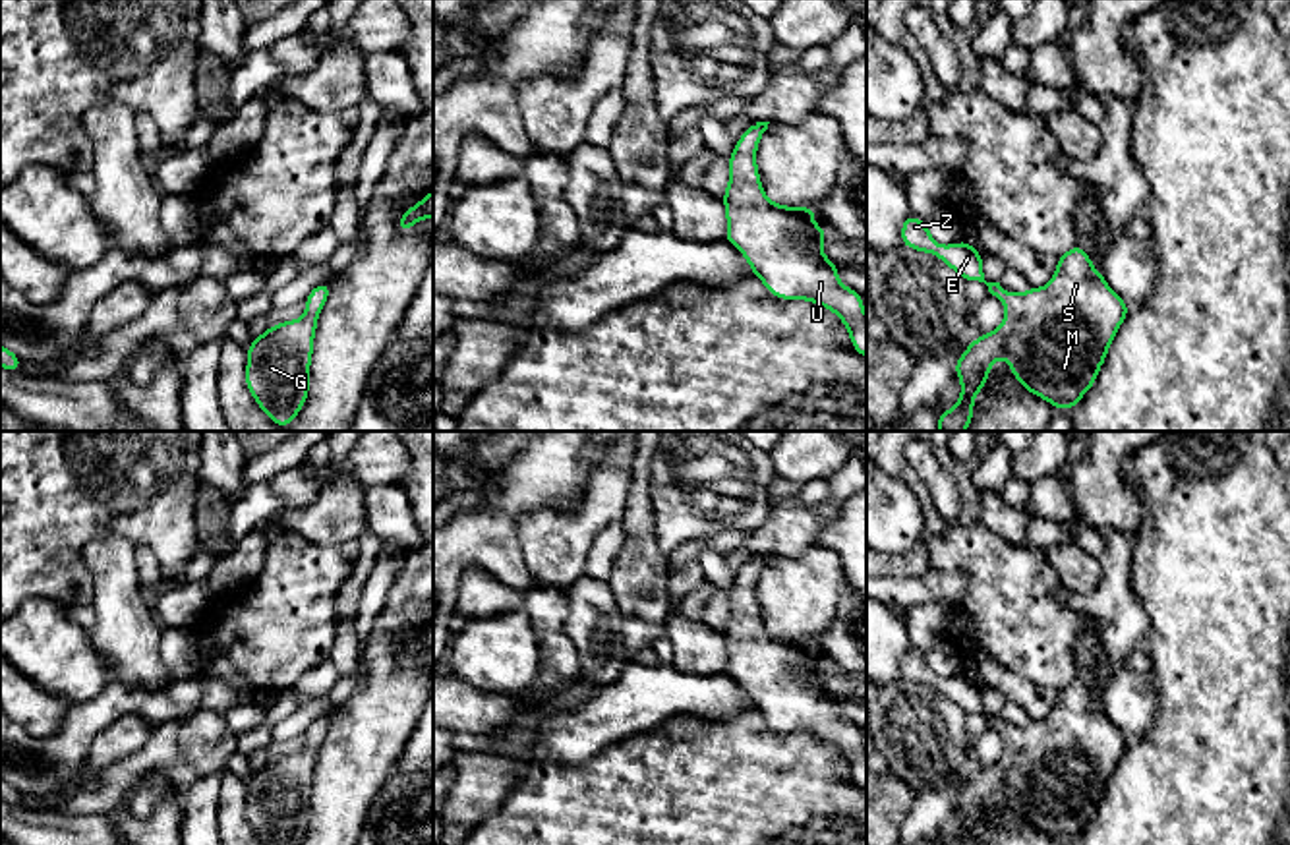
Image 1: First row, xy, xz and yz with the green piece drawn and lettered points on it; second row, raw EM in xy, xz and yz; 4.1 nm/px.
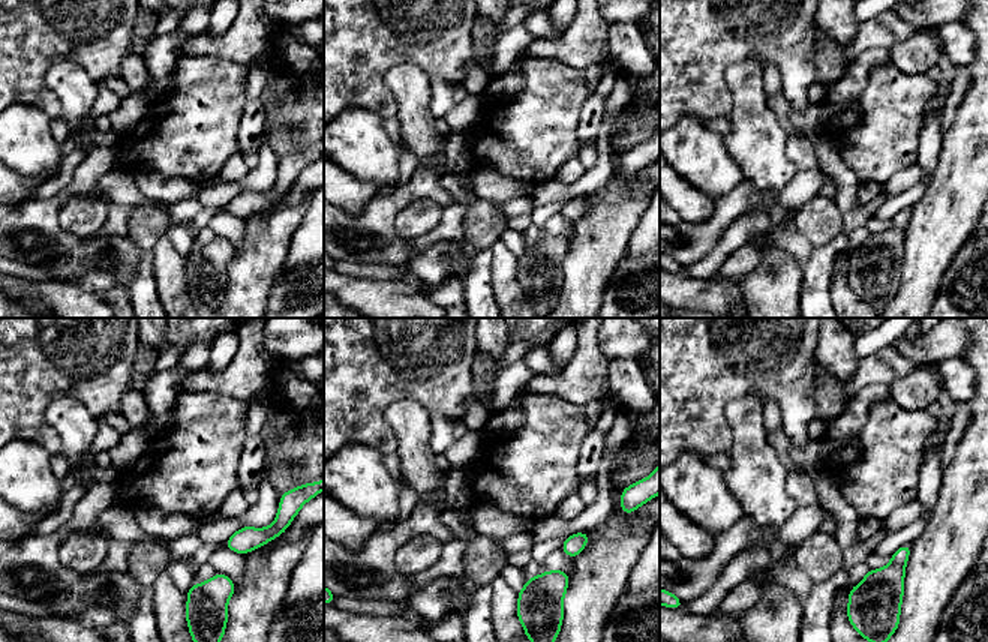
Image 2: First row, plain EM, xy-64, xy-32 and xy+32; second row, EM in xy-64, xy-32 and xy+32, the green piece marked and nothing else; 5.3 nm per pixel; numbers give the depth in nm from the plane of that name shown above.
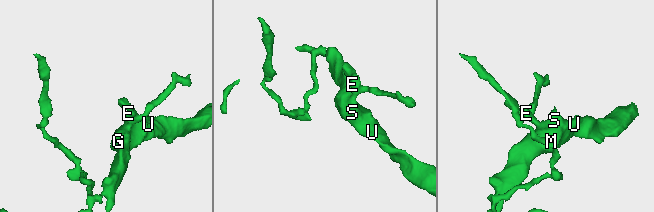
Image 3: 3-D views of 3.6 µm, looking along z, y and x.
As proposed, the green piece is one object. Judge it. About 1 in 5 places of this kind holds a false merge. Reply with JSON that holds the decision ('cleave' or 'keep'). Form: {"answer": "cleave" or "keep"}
{"answer": "keep"}

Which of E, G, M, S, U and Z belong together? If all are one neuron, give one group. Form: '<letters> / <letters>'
E G M S U Z

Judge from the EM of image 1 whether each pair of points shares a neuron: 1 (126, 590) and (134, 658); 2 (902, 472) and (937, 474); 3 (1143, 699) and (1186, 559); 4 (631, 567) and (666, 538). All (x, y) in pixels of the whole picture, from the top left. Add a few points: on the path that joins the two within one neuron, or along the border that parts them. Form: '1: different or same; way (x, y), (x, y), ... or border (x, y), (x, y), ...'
1: same; way (126, 608), (126, 635), (130, 641)
2: different; border (904, 451), (904, 457), (938, 511)
3: different; border (1151, 673), (1157, 695), (1155, 720)
4: different; border (650, 499), (656, 546), (666, 555)

